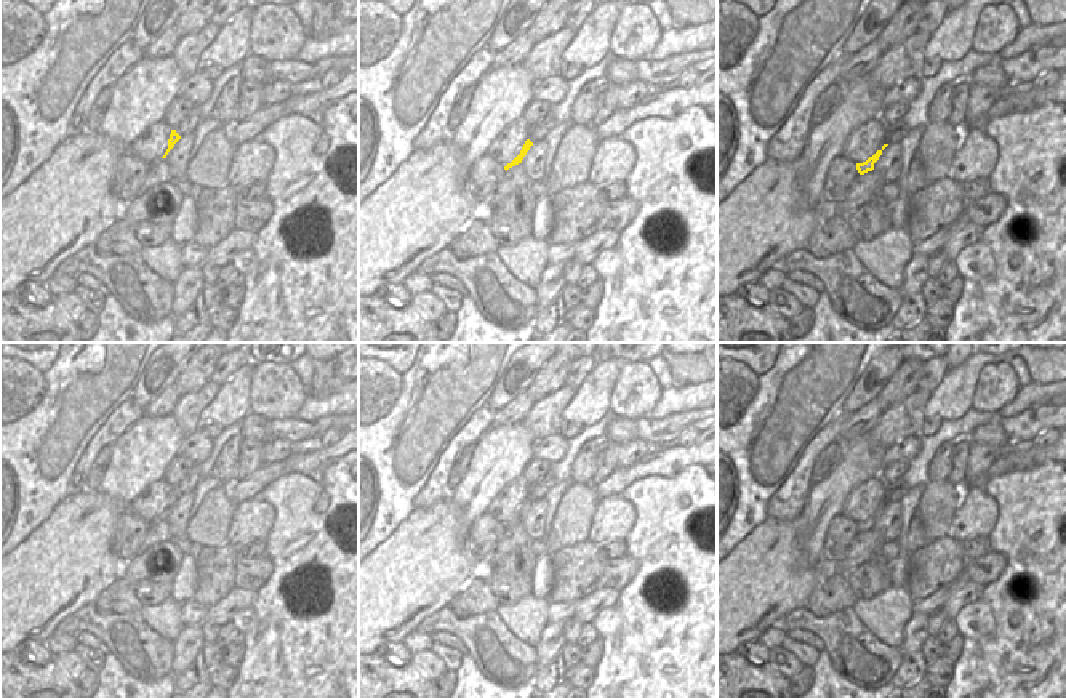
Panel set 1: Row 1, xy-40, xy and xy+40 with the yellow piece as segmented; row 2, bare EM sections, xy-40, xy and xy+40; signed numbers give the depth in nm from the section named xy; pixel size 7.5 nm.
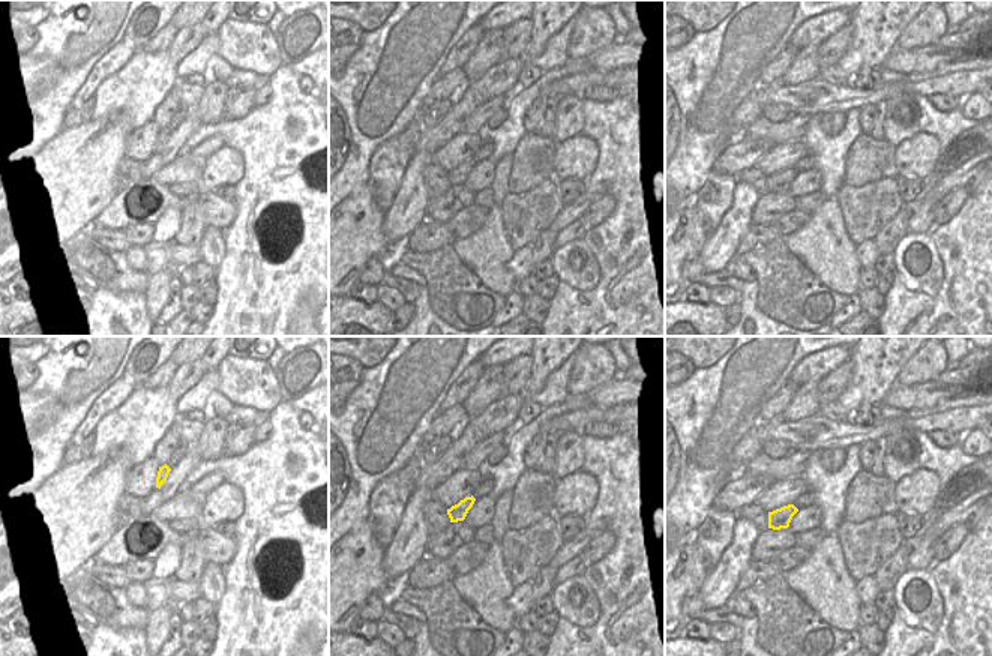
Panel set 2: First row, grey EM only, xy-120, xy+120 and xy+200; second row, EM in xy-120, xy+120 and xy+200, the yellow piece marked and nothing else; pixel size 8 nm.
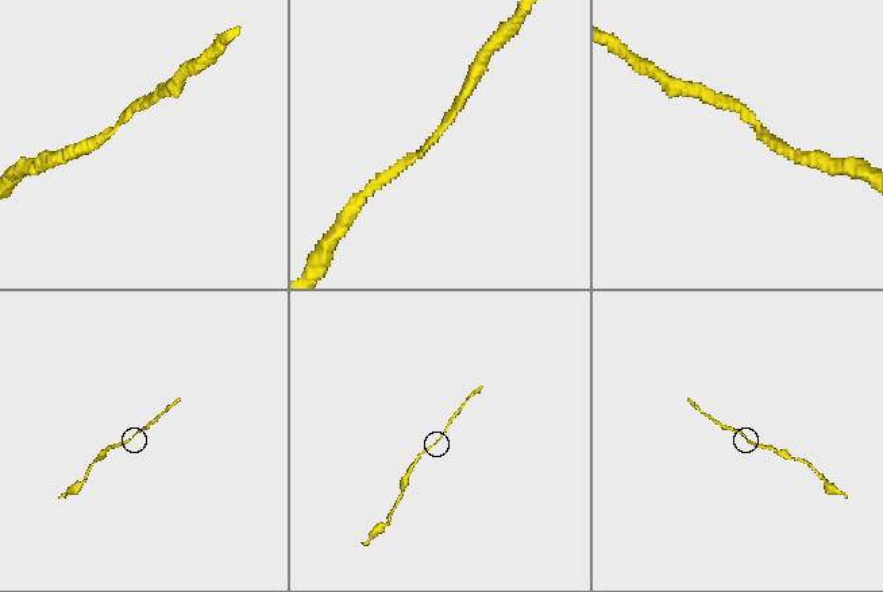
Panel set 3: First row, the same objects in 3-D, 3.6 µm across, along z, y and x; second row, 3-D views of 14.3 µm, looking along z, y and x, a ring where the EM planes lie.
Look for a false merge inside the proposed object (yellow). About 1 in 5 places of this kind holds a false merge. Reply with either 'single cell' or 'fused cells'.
single cell

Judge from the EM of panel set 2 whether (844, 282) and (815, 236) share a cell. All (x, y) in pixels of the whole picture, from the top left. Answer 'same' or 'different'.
same

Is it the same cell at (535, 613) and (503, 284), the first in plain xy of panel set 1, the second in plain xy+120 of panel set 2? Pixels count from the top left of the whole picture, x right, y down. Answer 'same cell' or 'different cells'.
same cell

